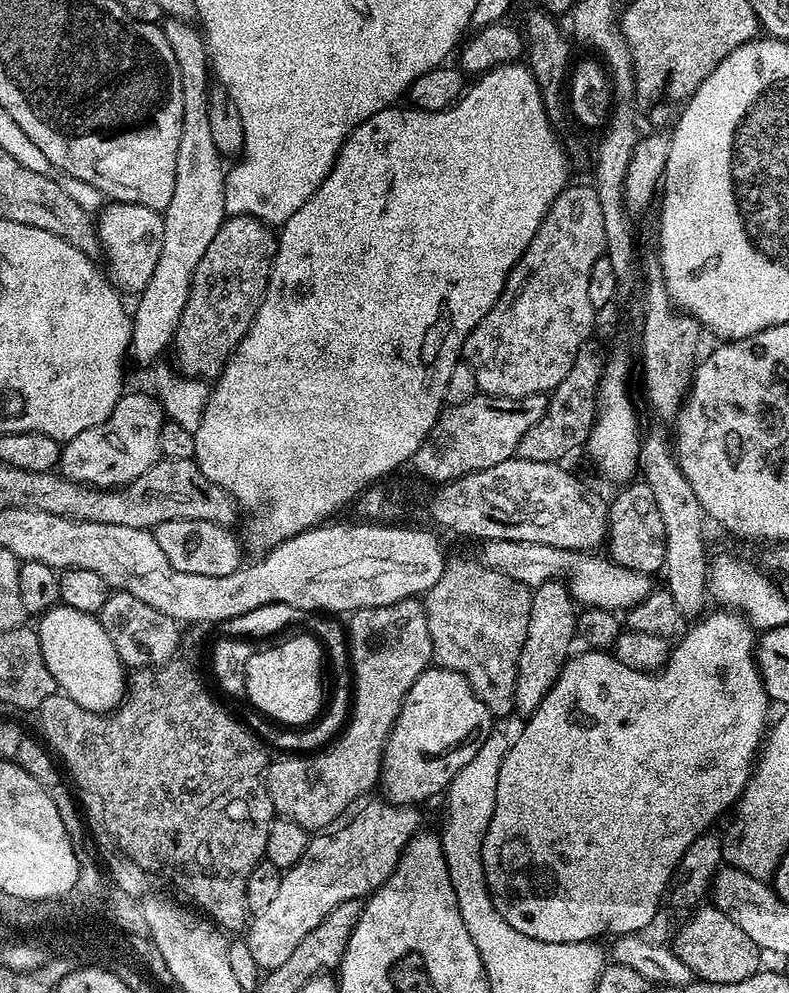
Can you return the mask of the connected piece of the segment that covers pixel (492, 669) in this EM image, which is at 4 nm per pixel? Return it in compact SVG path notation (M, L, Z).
M456 560L445 567L442 578L438 578L438 582L434 582L434 586L430 591L423 593L422 603L424 606L424 617L426 618L426 626L430 632L430 642L432 643L433 661L441 668L449 668L458 674L462 674L462 678L466 678L466 682L470 682L470 686L474 690L474 694L480 699L486 707L492 711L493 717L513 715L514 701L516 698L516 675L518 674L518 658L522 654L522 642L526 642L526 626L530 626L530 606L532 605L532 589L527 588L524 584L514 582L506 574L494 572L490 568L485 568L483 563L467 564L464 560Z

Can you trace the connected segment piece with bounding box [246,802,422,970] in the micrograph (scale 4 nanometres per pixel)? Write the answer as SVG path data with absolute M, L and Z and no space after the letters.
M383 803L366 805L345 828L332 830L337 832L313 835L301 860L281 875L270 906L255 913L246 928L250 954L260 969L282 966L298 942L302 942L302 938L306 938L306 934L310 934L310 930L314 930L314 926L318 926L334 906L371 896L394 874L408 841L421 831L421 809Z

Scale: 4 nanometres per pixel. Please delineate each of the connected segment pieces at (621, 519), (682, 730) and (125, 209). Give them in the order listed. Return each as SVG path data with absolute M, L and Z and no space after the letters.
M628 482L621 488L624 489L616 497L611 497L608 506L607 555L615 564L630 570L659 573L666 558L666 525L662 523L662 513L658 510L654 493L643 482Z
M735 610L716 611L720 612L709 611L701 615L693 623L697 624L677 644L671 645L668 660L659 672L630 670L630 666L622 666L611 651L584 650L581 656L573 655L546 698L527 717L525 724L528 725L509 743L502 770L498 770L494 818L490 818L482 846L482 876L488 882L488 893L492 895L498 914L502 914L514 930L522 930L522 934L530 934L530 938L538 938L538 942L595 941L600 938L596 936L615 938L641 933L642 928L655 918L660 895L672 871L681 867L687 848L713 827L712 823L727 810L728 804L730 808L739 801L770 724L770 701L760 677L760 667L756 665L758 640L752 625Z
M108 202L95 217L94 225L96 237L100 239L102 260L108 263L106 272L113 285L125 293L139 294L150 282L150 274L154 274L154 266L158 266L162 254L163 215L146 206Z

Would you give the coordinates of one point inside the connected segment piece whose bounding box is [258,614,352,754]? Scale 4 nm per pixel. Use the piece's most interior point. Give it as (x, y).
(333, 637)

